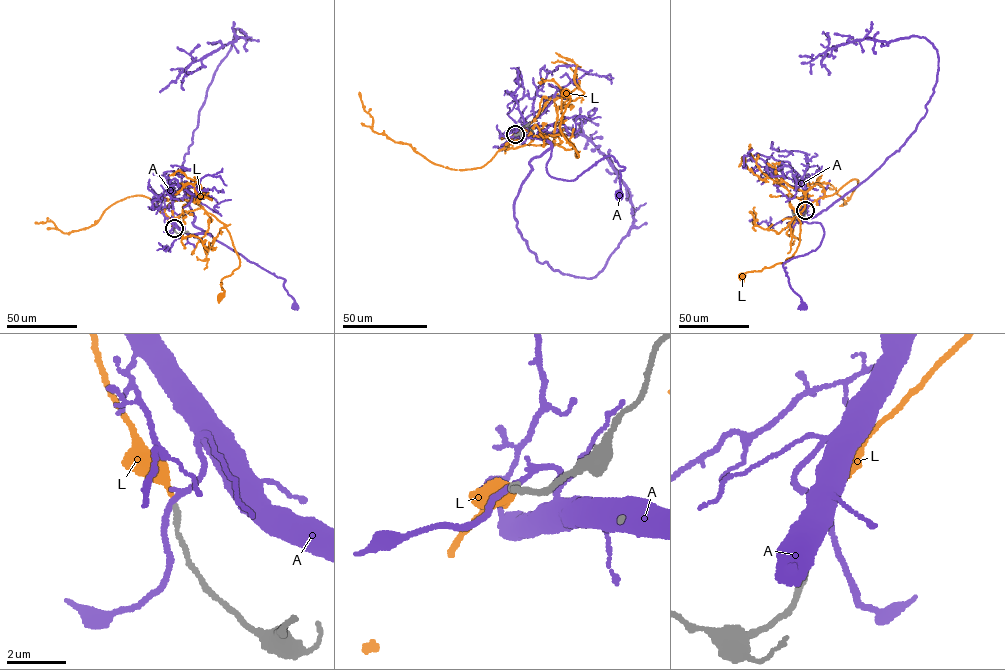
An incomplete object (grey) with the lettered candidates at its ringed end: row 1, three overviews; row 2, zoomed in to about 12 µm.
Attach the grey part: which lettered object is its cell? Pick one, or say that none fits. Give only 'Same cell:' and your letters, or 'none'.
Same cell: L

